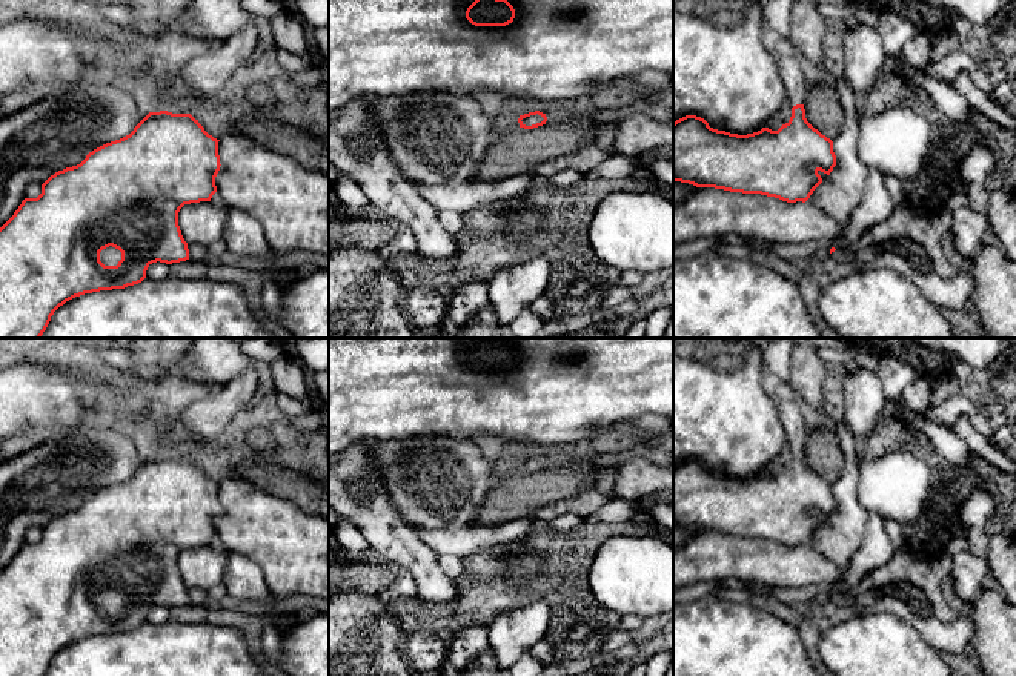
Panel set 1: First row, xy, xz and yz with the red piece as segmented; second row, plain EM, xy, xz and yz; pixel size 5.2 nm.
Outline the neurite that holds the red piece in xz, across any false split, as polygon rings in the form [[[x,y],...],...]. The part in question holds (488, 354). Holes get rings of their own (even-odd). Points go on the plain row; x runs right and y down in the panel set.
[[[480,340],[466,355],[475,370],[506,370],[513,366],[515,353],[506,343]]]

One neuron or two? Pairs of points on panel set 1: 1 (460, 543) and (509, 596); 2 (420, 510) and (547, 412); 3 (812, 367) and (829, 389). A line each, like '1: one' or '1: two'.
1: two
2: two
3: two

